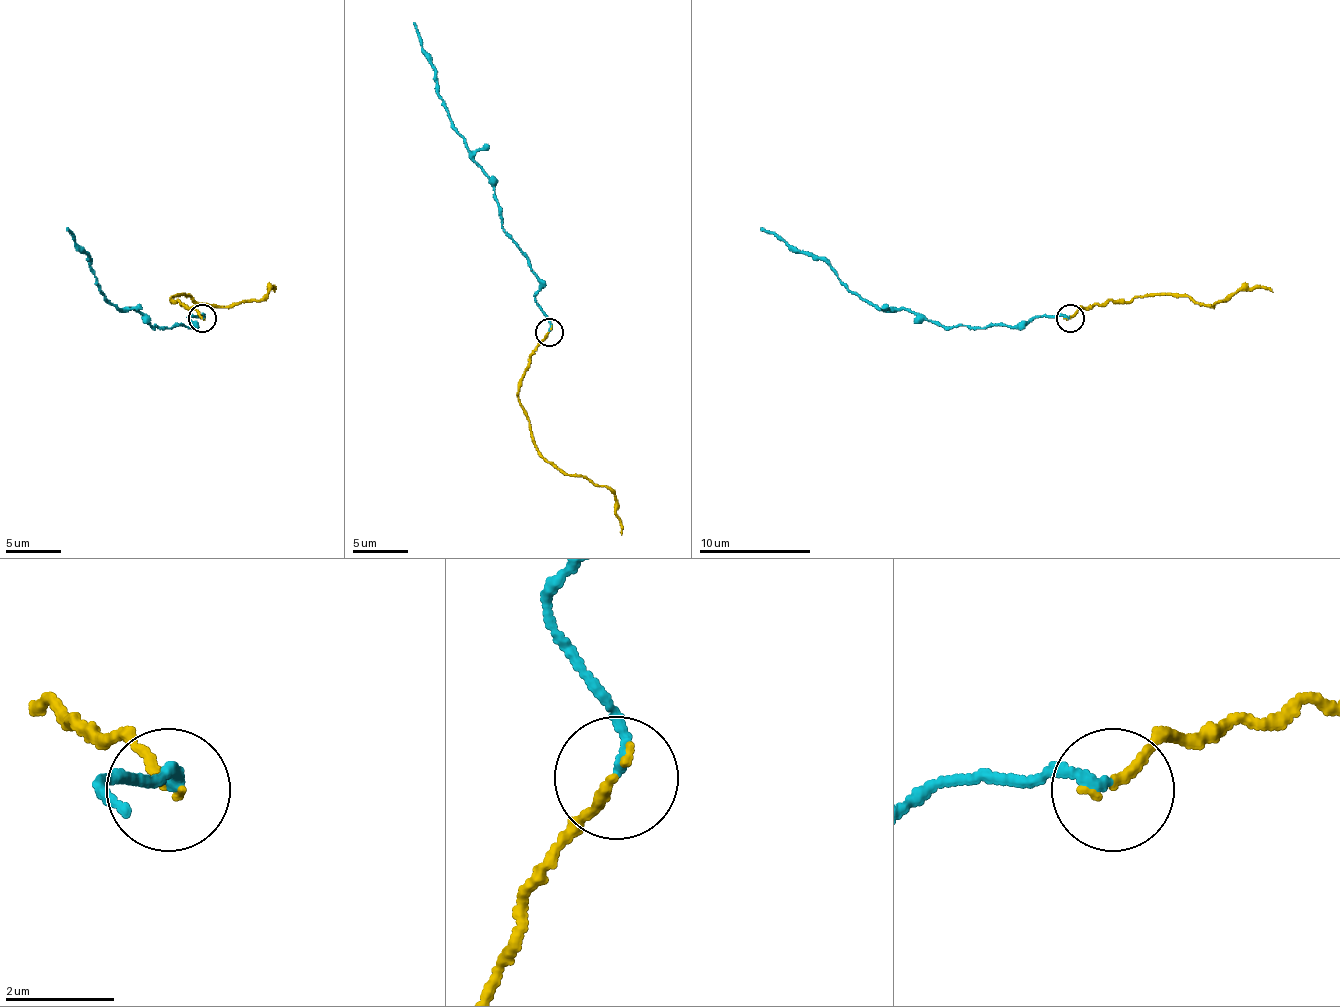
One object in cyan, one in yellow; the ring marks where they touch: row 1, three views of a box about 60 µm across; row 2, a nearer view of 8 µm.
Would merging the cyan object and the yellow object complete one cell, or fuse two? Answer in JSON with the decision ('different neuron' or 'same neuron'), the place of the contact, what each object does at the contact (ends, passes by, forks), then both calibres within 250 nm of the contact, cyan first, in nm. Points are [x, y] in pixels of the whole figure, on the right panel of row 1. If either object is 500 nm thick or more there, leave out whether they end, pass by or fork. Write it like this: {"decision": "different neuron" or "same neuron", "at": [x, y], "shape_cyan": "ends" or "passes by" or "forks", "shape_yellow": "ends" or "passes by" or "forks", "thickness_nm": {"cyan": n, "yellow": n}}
{"decision": "same neuron", "at": [1070, 318], "shape_cyan": "ends", "shape_yellow": "ends", "thickness_nm": {"cyan": 190, "yellow": 180}}

